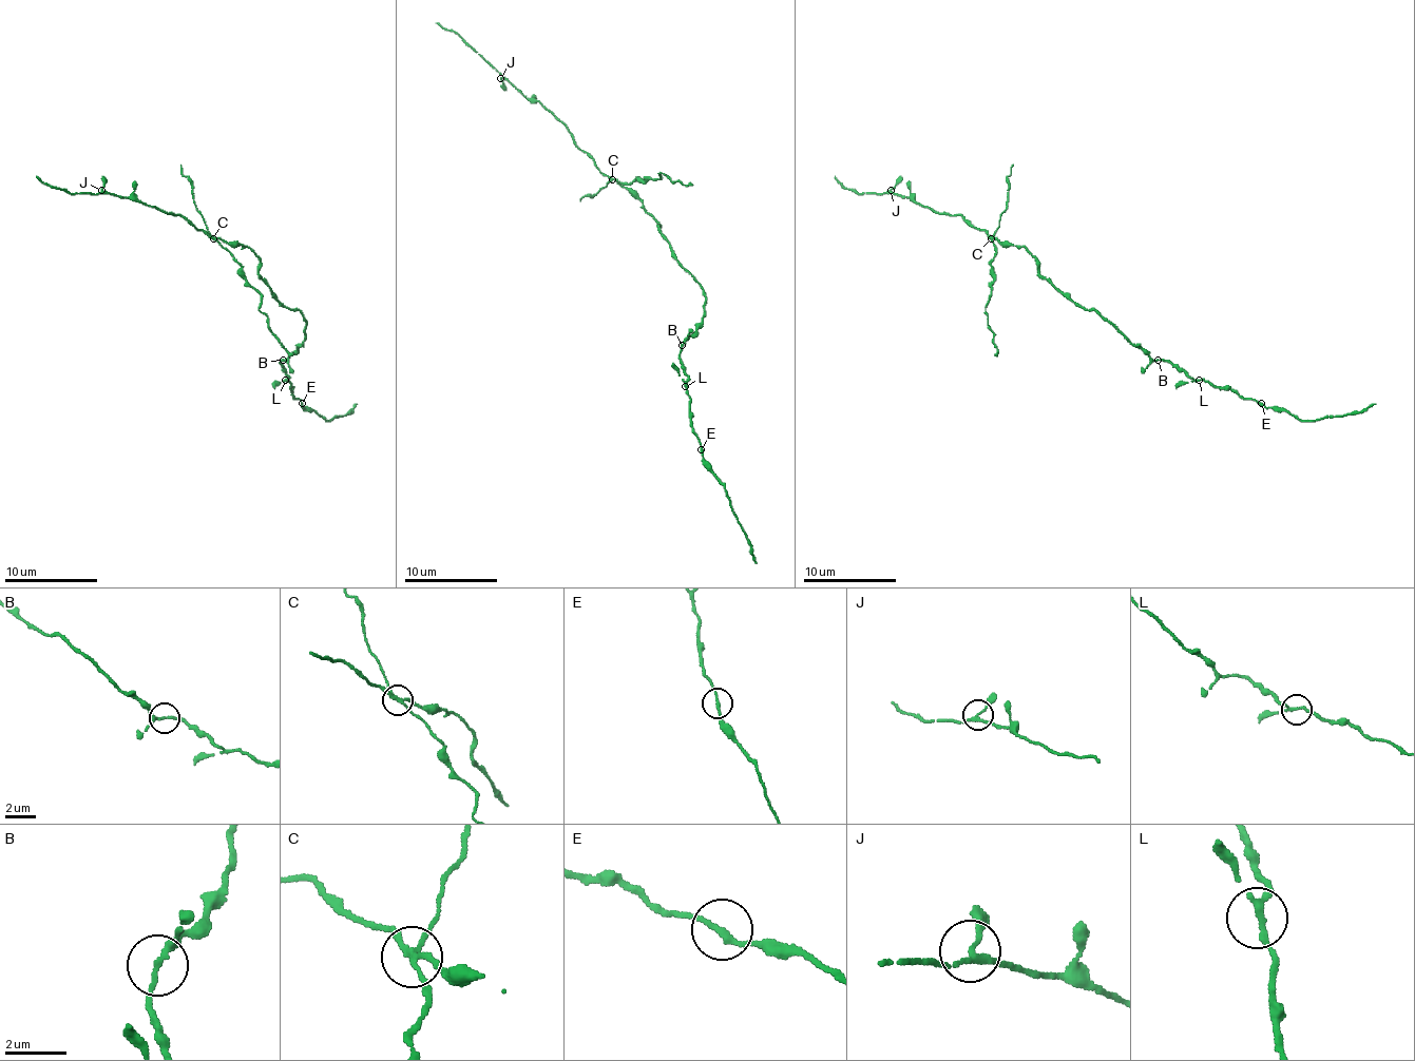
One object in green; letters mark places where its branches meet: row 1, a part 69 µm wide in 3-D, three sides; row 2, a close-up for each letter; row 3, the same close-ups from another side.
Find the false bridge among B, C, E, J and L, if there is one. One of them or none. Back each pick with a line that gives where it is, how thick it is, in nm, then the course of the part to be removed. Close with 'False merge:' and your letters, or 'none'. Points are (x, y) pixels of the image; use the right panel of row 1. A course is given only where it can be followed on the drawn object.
C: at (991, 238); 170 nm thick; foreign part runs (990, 239), (995, 253), (986, 310), (997, 357)
False merge: C

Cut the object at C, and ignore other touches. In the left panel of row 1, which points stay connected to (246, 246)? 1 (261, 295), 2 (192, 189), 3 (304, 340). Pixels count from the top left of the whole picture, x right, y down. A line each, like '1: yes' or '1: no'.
1: no
2: no
3: yes

